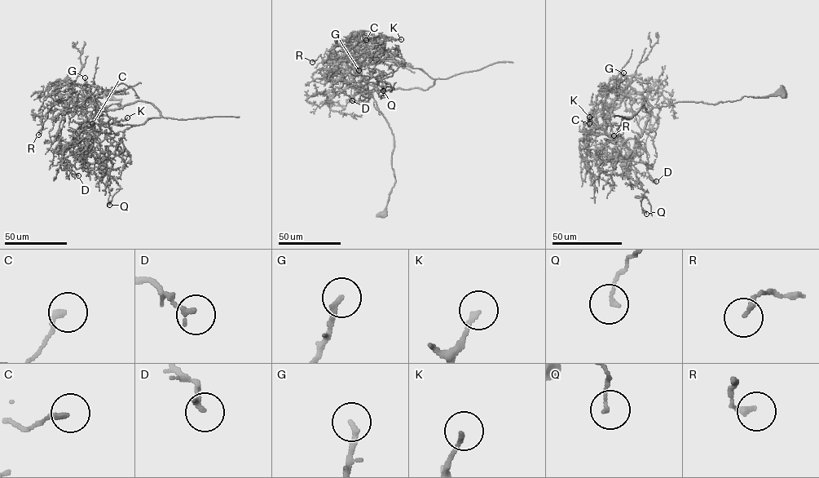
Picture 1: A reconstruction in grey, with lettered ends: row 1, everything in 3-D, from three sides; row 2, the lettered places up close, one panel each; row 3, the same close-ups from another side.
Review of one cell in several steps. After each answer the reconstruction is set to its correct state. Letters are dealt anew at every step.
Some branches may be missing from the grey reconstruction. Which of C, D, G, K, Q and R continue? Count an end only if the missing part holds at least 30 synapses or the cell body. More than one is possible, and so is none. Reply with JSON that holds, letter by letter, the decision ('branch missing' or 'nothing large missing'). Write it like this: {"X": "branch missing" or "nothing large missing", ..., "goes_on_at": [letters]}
{"C": "nothing large missing", "D": "nothing large missing", "G": "nothing large missing", "K": "nothing large missing", "Q": "nothing large missing", "R": "nothing large missing", "goes_on_at": []}

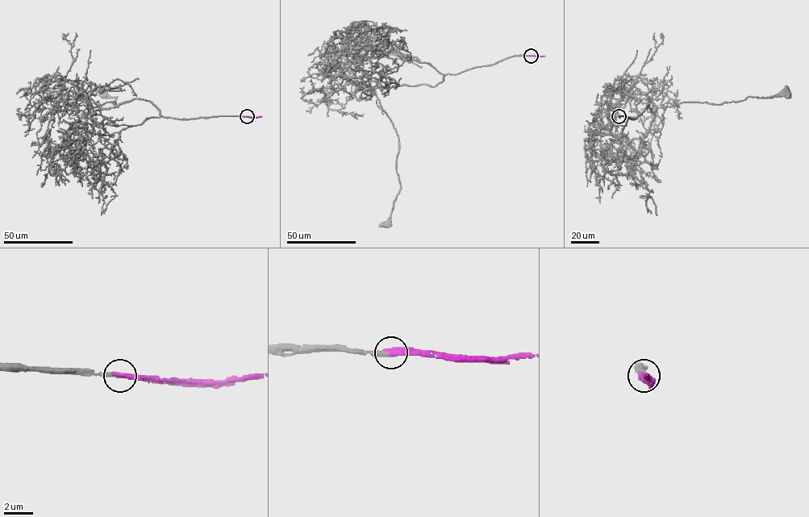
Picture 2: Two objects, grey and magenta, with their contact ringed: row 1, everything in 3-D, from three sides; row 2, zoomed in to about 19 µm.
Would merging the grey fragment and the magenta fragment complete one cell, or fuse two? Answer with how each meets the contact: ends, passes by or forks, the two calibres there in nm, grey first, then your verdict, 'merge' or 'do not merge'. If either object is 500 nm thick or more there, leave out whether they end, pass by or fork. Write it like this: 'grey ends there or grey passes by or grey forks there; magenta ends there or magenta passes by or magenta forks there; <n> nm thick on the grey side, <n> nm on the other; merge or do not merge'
grey ends there; magenta ends there; 320 nm thick on the grey side, 440 nm on the other; merge

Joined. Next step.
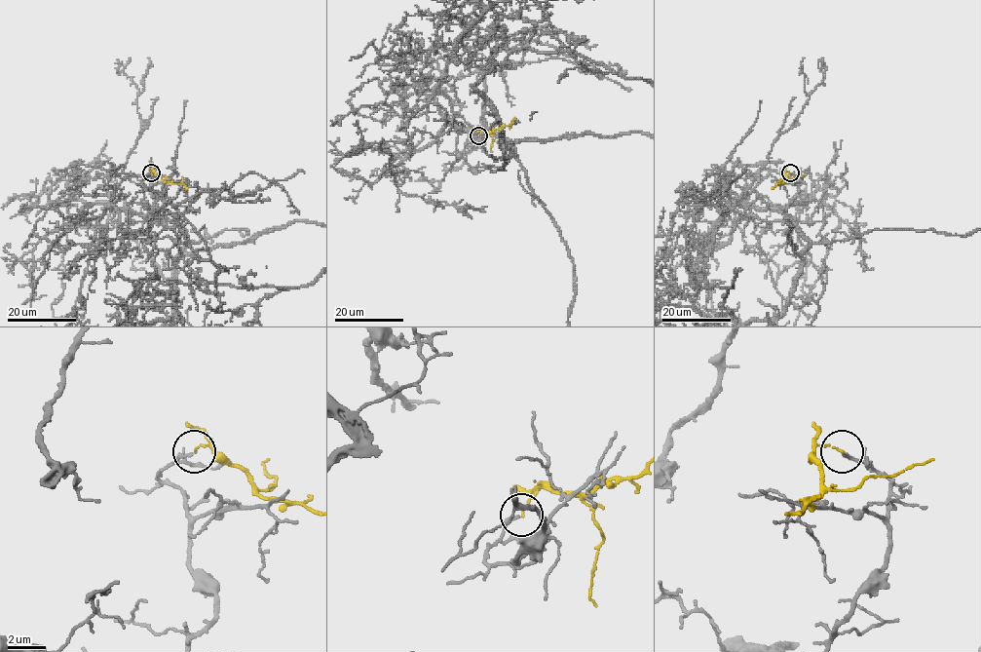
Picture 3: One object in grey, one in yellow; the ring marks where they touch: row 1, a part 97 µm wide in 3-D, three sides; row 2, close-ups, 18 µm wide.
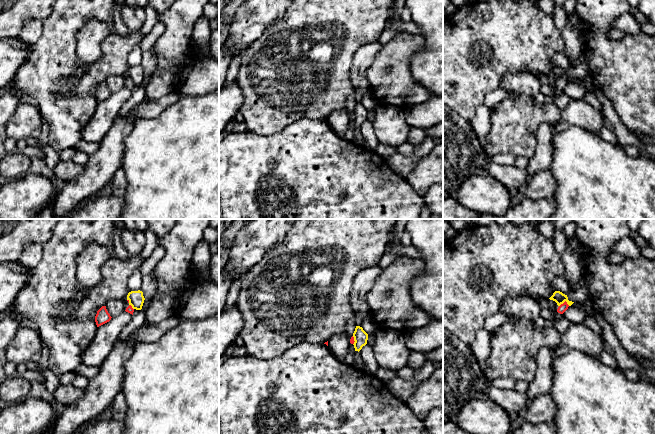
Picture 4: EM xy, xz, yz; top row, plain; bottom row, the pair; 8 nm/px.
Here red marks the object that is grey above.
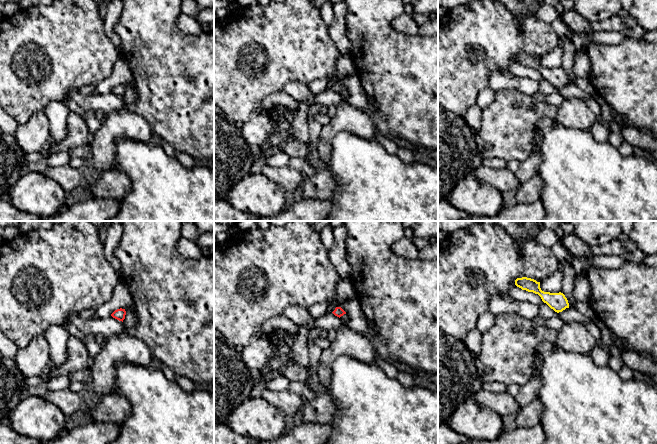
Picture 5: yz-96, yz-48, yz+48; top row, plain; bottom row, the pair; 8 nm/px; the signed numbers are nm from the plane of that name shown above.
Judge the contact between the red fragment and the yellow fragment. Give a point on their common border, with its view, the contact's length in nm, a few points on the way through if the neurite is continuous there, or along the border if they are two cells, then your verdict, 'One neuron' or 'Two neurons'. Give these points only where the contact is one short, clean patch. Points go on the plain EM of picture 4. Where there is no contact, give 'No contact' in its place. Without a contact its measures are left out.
Touches red at yz (565, 77). Shared border 90 nm. Boundary: yz (569, 81), (564, 77), (559, 82). Two neurons

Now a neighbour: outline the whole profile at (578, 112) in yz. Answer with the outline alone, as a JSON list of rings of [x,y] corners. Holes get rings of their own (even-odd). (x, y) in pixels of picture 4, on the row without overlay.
[[[570,99],[567,106],[561,111],[558,123],[552,125],[552,135],[570,126],[578,126],[589,132],[598,134],[606,123],[602,113],[588,104],[585,100]]]

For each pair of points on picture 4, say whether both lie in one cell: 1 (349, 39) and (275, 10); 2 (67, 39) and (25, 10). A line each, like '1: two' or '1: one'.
1: two
2: two

